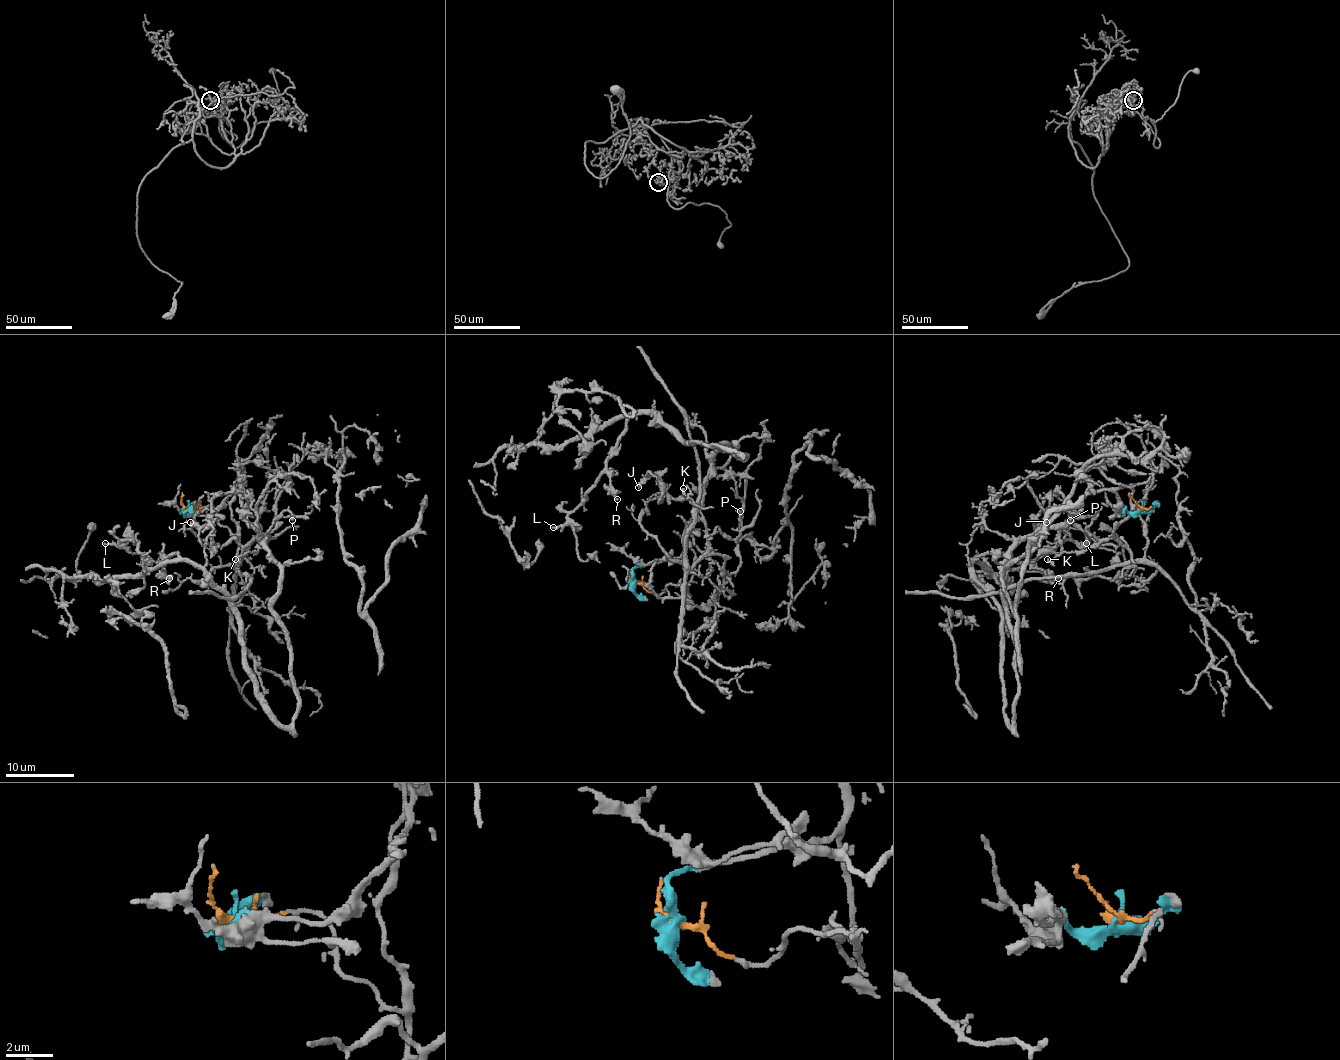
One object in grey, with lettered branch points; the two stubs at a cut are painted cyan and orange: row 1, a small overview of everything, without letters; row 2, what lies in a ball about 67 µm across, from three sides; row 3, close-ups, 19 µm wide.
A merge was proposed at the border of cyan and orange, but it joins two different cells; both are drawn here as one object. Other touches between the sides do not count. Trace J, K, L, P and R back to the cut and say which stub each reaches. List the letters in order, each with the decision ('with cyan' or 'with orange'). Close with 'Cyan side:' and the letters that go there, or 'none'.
J: with cyan
K: with orange
L: with cyan
P: with orange
R: with cyan
Cyan side: J, L, R

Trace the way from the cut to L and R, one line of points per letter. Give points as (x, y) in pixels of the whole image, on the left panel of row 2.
L: (185, 510), (235, 489), (279, 568), (290, 725), (211, 579), (176, 553), (104, 543)
R: (185, 510), (235, 489), (279, 568), (290, 725), (247, 665), (236, 606), (176, 553), (159, 563), (169, 579)

